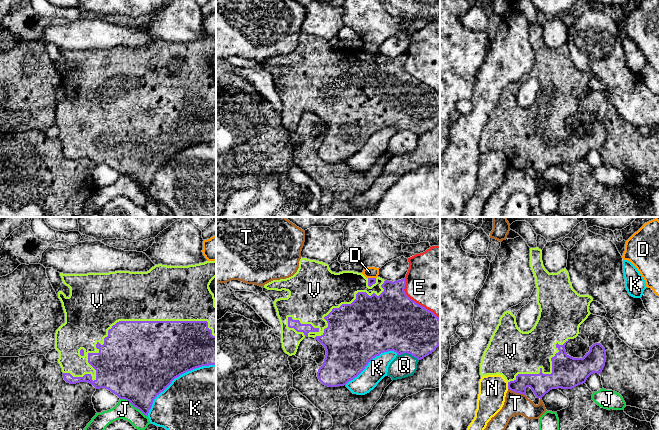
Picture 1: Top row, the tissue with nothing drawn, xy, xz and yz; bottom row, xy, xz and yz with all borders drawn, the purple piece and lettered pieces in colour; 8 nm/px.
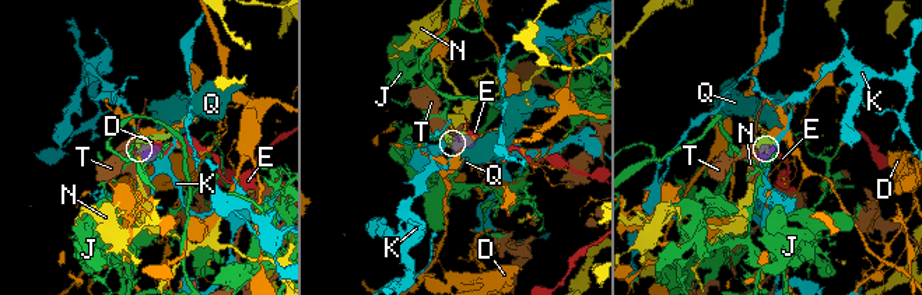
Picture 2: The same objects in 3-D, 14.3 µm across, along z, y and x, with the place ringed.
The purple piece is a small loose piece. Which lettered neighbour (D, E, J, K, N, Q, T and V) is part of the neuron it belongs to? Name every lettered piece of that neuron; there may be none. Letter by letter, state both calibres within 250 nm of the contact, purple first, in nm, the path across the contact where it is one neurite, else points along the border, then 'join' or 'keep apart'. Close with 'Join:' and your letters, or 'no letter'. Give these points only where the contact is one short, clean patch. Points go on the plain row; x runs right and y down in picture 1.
D: calibres 60 and 100 nm; border xz (368, 53), (375, 54); keep apart
E: calibres 460 and 480 nm; keep apart
J: calibres 440 and 150 nm; border xy (120, 174), (128, 176), (147, 192); keep apart
K: calibres 500 and 500 nm; keep apart
N: calibres 160 and 220 nm; border yz (507, 158), (508, 164); keep apart
Q: calibres 440 and 190 nm; border xz (397, 130), (410, 129), (418, 136); keep apart
T: calibres 160 and 180 nm; border yz (508, 164), (525, 171); keep apart
V: calibres 460 and 460 nm; join
Join: V

